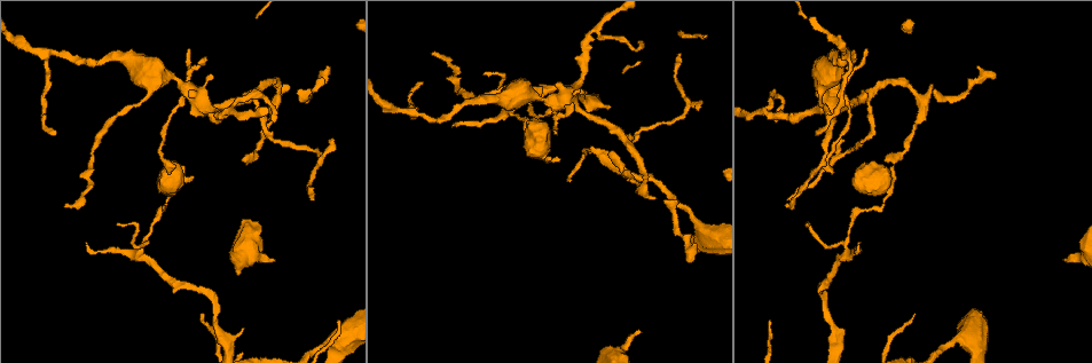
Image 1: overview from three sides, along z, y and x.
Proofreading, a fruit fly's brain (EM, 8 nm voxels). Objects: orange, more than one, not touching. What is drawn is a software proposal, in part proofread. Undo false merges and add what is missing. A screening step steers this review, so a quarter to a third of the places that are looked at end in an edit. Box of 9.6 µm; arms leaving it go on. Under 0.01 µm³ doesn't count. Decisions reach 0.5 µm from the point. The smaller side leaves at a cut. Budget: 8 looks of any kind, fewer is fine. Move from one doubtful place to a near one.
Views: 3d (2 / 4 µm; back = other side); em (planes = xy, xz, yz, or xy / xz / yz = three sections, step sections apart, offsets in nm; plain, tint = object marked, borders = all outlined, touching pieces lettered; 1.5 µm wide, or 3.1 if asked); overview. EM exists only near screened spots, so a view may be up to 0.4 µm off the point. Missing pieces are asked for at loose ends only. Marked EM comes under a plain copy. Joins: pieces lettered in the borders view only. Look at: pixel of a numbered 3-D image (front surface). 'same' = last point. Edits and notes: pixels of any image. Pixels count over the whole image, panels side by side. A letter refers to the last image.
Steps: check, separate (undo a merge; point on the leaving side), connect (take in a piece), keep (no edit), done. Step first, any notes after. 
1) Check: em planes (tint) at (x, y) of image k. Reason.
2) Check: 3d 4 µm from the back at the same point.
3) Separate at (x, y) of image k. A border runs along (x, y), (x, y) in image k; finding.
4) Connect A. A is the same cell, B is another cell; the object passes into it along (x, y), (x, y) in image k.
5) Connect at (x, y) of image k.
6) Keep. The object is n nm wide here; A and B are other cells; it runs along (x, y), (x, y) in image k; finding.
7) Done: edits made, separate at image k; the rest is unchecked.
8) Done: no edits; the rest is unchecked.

Check: em yz step 8 (tint) at (640, 332) of image 1. Free end.

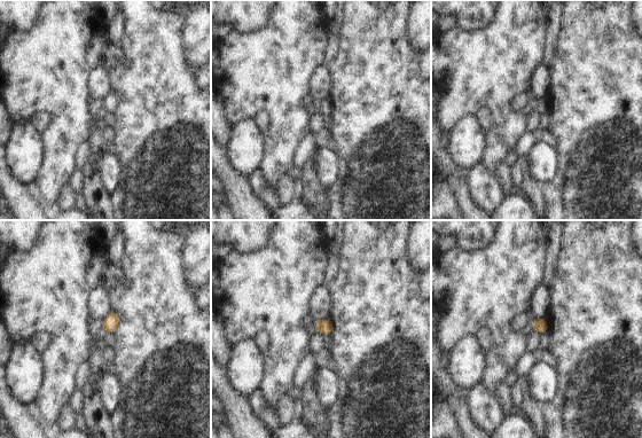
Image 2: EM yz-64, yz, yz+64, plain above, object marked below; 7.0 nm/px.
Check: em planes (borders) at the same point.

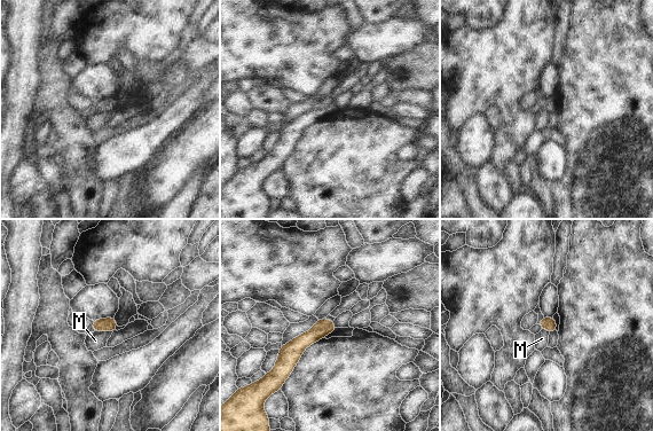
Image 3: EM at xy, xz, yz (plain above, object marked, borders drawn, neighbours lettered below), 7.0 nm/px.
Keep. M is another cell; it runs along (331, 326), (307, 338), (278, 374) in image 3; no lettered piece goes on from it.

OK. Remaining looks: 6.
Check: em planes (borders) at (508, 114) of image 1. Three arms meet.

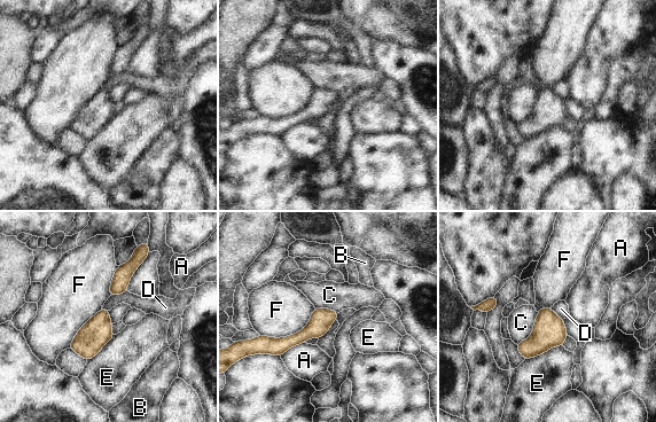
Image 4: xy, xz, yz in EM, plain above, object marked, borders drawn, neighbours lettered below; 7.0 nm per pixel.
Keep. A, B, C, D, E and F are other cells; a border runs along (126, 290), (110, 296) in image 4; one neuron here.

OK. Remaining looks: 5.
Check: 3d 2 µm at (850, 52) of image 1. Three arms meet.

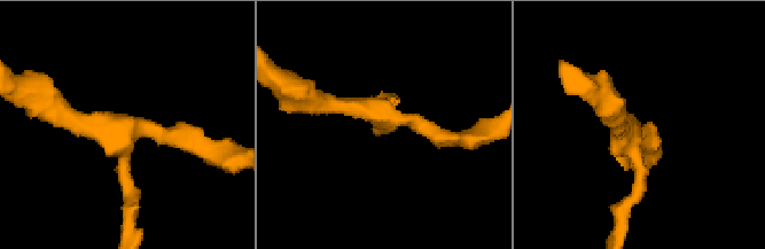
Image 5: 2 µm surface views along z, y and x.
Check: em xy step 4 (tint) at (630, 136) of image 5. 3 arms meet here.

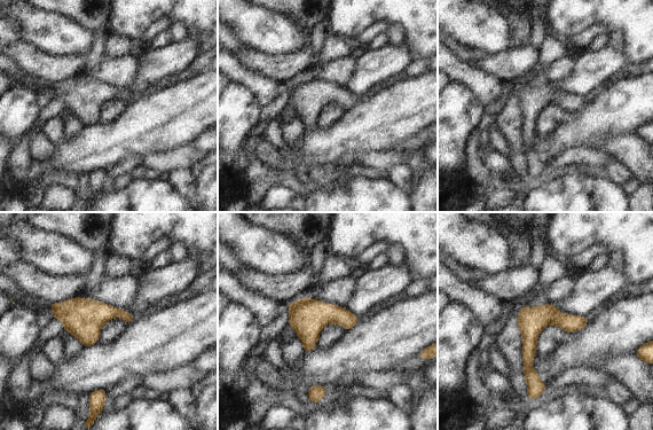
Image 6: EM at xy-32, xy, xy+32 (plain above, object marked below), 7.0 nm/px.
Check: em planes (borders) at the same point. Another direction.

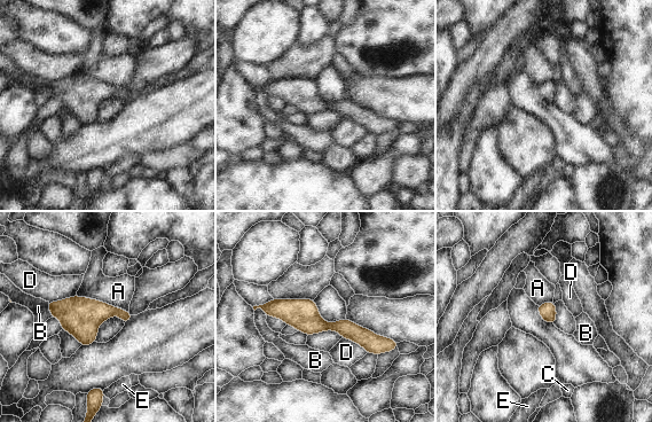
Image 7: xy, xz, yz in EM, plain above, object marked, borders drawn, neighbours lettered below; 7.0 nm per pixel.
Keep. The longest contact is with A, 400 nm; A, B, C, D and E are other cells; it runs along (265, 307), (345, 327), (381, 345) in image 7; all the same neuron.

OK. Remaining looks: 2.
Done: no edits; the rest is unchecked.

